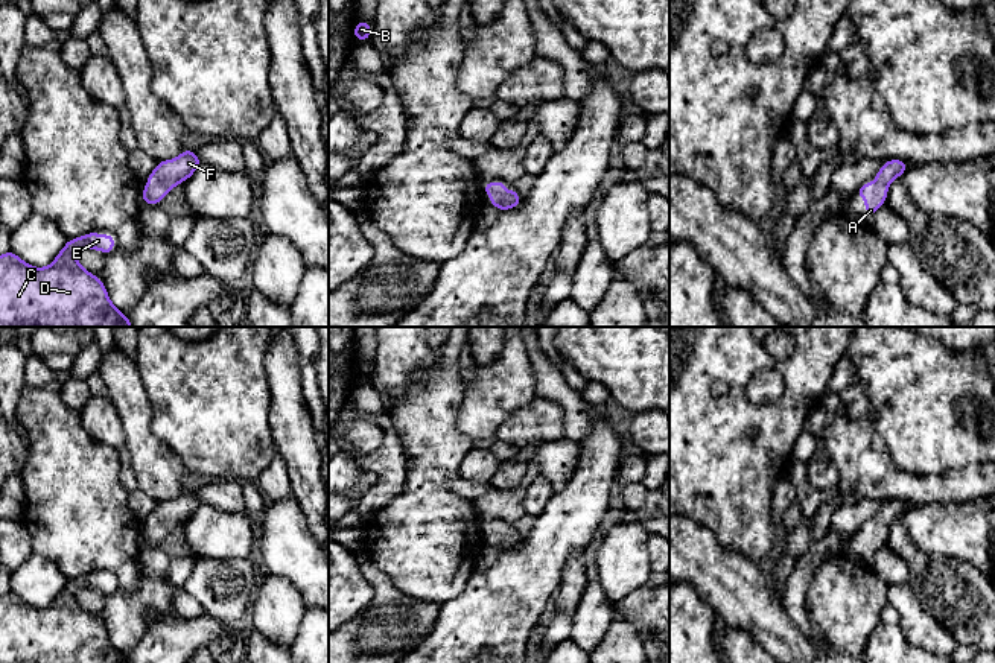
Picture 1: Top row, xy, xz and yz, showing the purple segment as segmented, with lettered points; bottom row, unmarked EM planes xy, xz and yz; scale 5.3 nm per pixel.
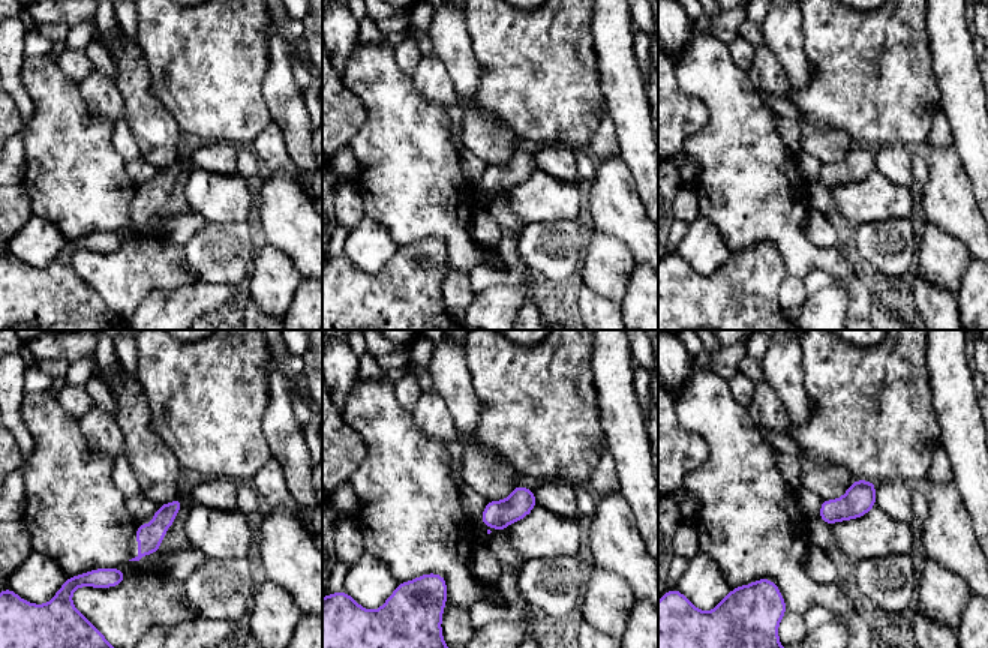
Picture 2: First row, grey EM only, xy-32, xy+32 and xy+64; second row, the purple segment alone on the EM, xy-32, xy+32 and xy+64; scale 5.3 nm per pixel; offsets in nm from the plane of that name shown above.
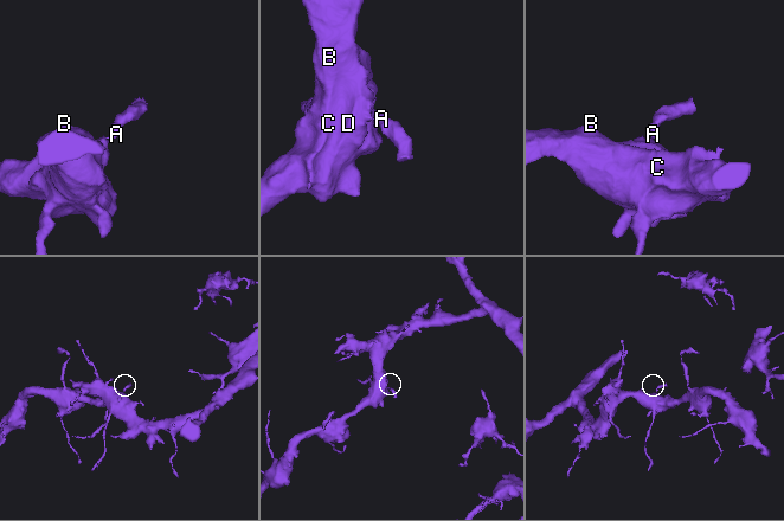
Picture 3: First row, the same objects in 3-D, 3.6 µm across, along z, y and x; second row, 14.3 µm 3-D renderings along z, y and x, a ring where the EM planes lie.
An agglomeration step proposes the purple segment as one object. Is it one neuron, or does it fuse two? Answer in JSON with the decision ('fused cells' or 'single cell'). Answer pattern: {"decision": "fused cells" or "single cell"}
{"decision": "single cell"}

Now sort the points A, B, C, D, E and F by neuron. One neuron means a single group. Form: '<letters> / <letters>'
A B C D E F

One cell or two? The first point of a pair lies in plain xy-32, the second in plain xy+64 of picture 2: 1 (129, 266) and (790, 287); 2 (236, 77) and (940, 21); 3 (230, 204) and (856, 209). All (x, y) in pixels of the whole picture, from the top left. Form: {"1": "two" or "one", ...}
{"1": "one", "2": "two", "3": "one"}

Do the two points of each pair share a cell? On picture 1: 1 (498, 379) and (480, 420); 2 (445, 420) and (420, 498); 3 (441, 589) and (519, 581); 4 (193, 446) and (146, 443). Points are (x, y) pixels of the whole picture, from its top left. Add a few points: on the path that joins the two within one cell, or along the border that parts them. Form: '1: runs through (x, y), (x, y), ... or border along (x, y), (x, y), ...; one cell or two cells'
1: runs through (498, 390), (484, 409); one cell
2: runs through (432, 440), (432, 459), (426, 478); one cell
3: border along (475, 572), (455, 596), (441, 602); two cells
4: border along (149, 412), (149, 429), (186, 469); two cells

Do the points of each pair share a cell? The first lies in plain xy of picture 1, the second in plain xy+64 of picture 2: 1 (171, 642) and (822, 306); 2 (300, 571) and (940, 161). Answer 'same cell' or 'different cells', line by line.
1: same cell
2: same cell

